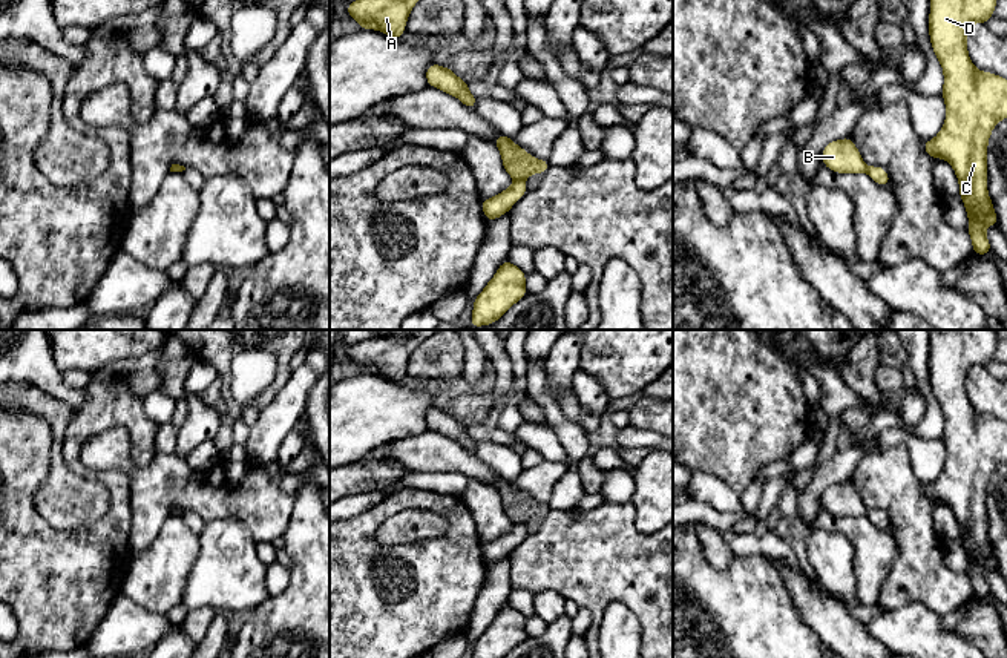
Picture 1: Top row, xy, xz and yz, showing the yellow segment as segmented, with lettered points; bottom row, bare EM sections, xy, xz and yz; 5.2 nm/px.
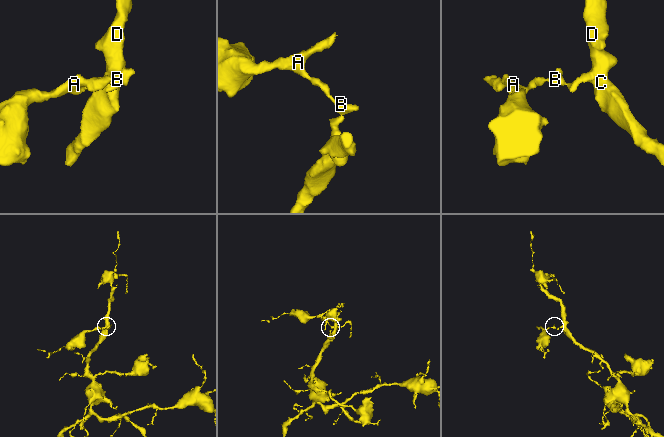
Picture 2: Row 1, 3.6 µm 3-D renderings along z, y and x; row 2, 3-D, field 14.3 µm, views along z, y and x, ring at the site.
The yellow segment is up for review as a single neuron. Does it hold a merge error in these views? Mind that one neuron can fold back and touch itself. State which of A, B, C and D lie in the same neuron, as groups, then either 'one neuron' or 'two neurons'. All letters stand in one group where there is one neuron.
A B / C D; two neurons

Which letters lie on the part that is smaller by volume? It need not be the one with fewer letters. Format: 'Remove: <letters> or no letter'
Remove: A, B

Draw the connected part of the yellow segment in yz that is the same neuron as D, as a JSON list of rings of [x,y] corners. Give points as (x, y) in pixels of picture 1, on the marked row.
[[[930,0],[929,37],[932,49],[943,66],[943,100],[946,121],[938,135],[923,143],[932,160],[944,158],[955,170],[967,216],[967,232],[973,253],[986,256],[992,252],[984,232],[986,225],[996,225],[995,207],[987,193],[987,144],[998,121],[1007,118],[1007,80],[992,72],[978,71],[967,52],[967,31],[972,23],[989,23],[998,0]]]

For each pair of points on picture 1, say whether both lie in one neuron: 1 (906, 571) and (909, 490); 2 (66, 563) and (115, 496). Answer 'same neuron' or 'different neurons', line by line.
1: same neuron
2: same neuron

